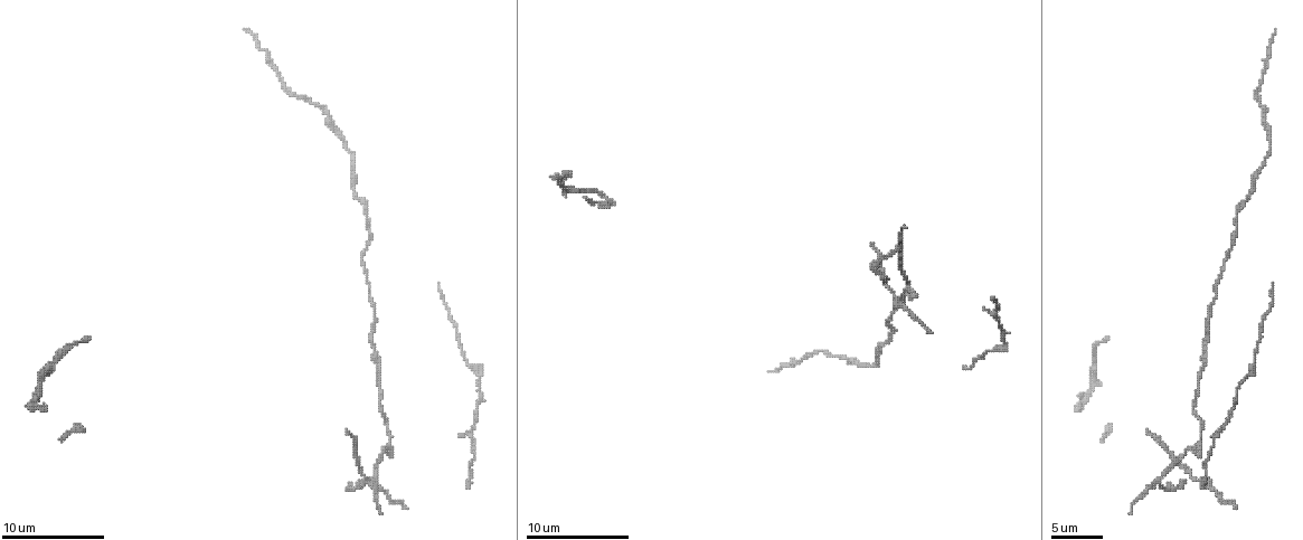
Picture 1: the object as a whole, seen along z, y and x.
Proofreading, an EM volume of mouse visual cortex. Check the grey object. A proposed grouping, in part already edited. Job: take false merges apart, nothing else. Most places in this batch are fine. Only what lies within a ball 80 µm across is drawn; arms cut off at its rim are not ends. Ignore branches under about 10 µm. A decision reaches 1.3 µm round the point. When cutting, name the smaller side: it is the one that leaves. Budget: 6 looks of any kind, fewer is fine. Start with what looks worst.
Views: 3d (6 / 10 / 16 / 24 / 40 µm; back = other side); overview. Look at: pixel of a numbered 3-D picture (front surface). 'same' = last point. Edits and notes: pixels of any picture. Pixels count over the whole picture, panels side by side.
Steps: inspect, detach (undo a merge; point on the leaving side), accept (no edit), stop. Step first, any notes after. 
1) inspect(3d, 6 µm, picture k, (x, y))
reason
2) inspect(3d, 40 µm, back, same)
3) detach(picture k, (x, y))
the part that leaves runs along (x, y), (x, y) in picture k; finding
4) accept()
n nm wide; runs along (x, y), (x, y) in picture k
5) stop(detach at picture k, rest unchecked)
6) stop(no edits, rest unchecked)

inspect(3d, 16 µm, picture 1, (389, 436))

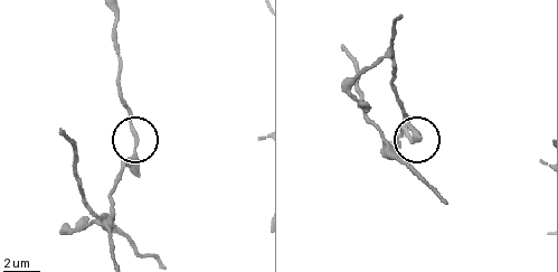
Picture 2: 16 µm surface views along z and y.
inspect(3d, 6 µm, picture 2, (135, 138))

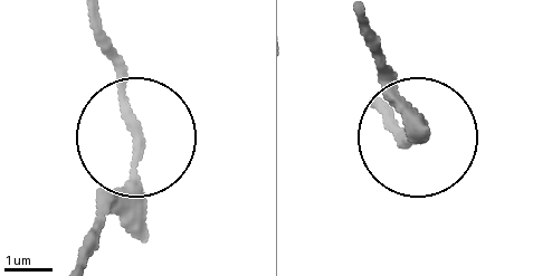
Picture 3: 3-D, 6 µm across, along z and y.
accept()
runs along (100, 236), (136, 131), (96, 24) in picture 3; all the same neuron

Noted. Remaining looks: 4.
inspect(3d, 10 µm, picture 1, (999, 319))
narrows sharply

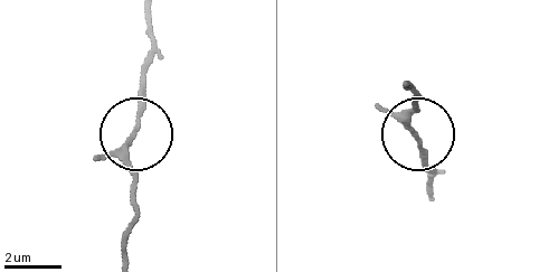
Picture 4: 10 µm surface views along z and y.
inspect(3d, 10 µm, back, picture 4, (136, 128))

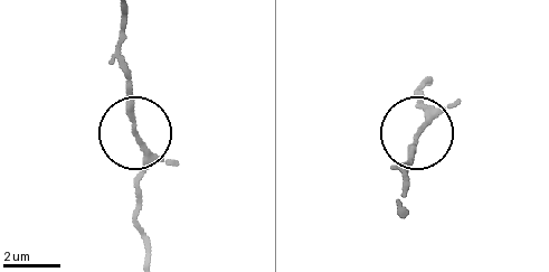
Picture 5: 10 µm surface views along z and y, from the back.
accept()
140 nm wide; continuous, no second neuron

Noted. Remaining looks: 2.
inspect(3d, 10 µm, picture 1, (1206, 345))

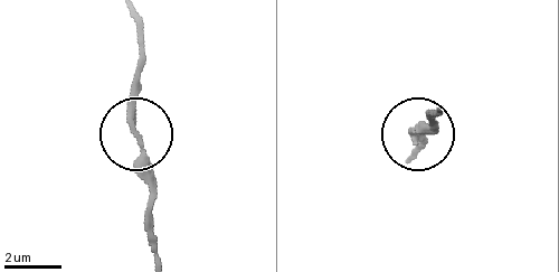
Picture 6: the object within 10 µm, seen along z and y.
inspect(3d, 6 µm, picture 6, (135, 137))

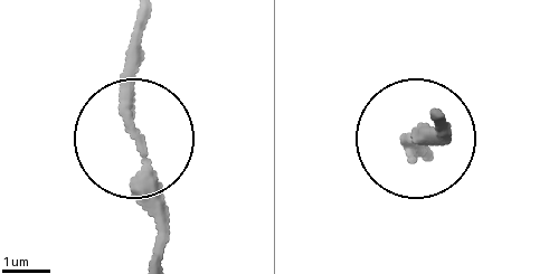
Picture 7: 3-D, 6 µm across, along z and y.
accept()
runs along (164, 260), (152, 176), (129, 128), (136, 19) in picture 7; continuous, no second neuron

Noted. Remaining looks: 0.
stop(no edits, rest unchecked)

